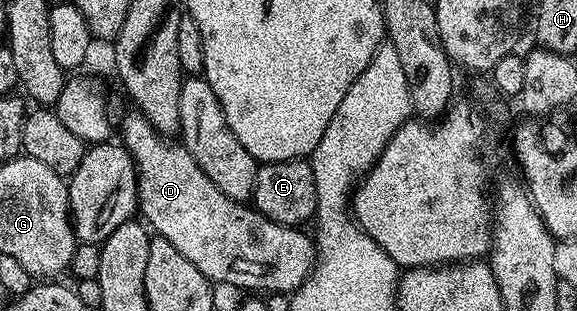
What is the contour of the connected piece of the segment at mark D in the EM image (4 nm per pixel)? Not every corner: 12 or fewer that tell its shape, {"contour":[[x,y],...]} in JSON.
{"contour":[[121,123],[137,205],[210,283],[292,293],[314,240],[236,203],[184,142]]}

